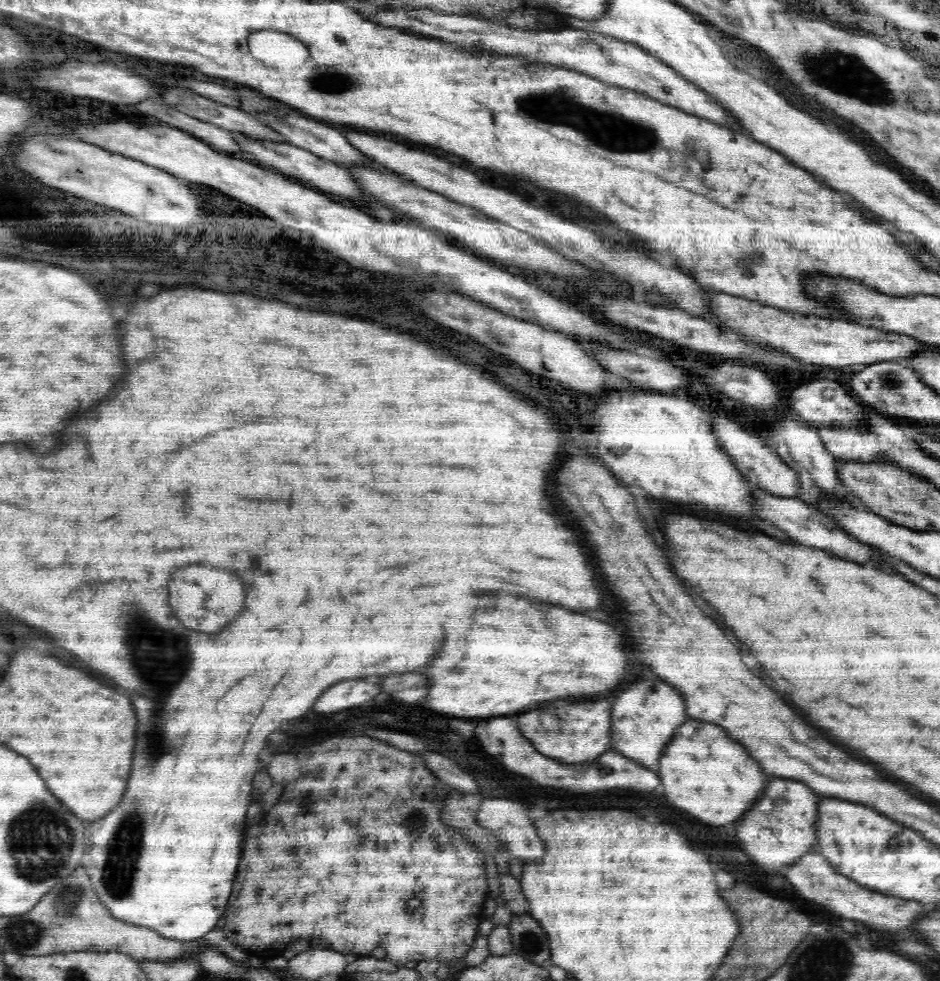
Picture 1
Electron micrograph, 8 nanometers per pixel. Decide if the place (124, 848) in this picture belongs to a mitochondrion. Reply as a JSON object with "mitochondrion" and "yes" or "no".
{"mitochondrion":"yes"}

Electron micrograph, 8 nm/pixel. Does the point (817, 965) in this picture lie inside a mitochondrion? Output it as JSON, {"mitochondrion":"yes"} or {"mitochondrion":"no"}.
{"mitochondrion":"yes"}

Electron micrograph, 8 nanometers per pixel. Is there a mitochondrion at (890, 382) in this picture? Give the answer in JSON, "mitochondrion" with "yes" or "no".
{"mitochondrion":"yes"}

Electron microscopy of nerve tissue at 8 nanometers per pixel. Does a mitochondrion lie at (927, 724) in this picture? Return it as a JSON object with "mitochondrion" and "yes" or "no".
{"mitochondrion":"no"}

